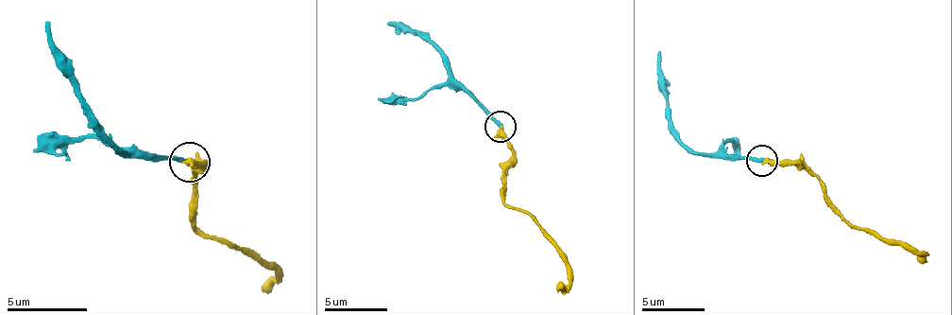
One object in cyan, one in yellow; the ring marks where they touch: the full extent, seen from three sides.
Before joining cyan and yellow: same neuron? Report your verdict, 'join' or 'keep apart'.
keep apart

